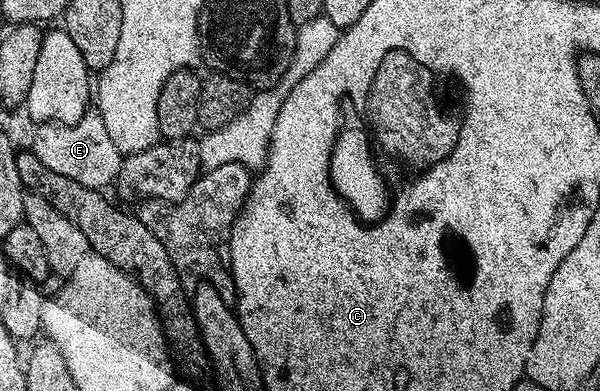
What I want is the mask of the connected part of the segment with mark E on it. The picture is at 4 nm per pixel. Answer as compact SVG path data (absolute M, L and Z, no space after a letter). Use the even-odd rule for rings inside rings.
M90 110L78 122L73 124L37 123L33 130L30 150L46 166L46 170L55 170L66 178L78 182L81 186L104 190L115 185L120 169L122 153L114 146L110 134L106 131L106 122L102 122L99 112Z

